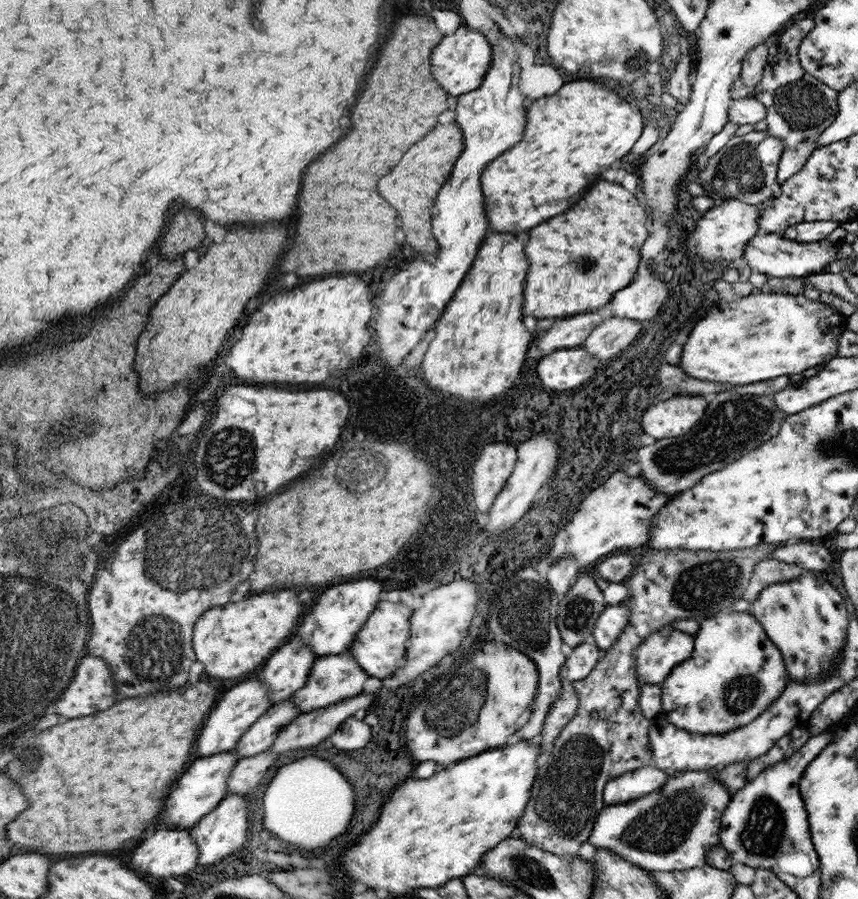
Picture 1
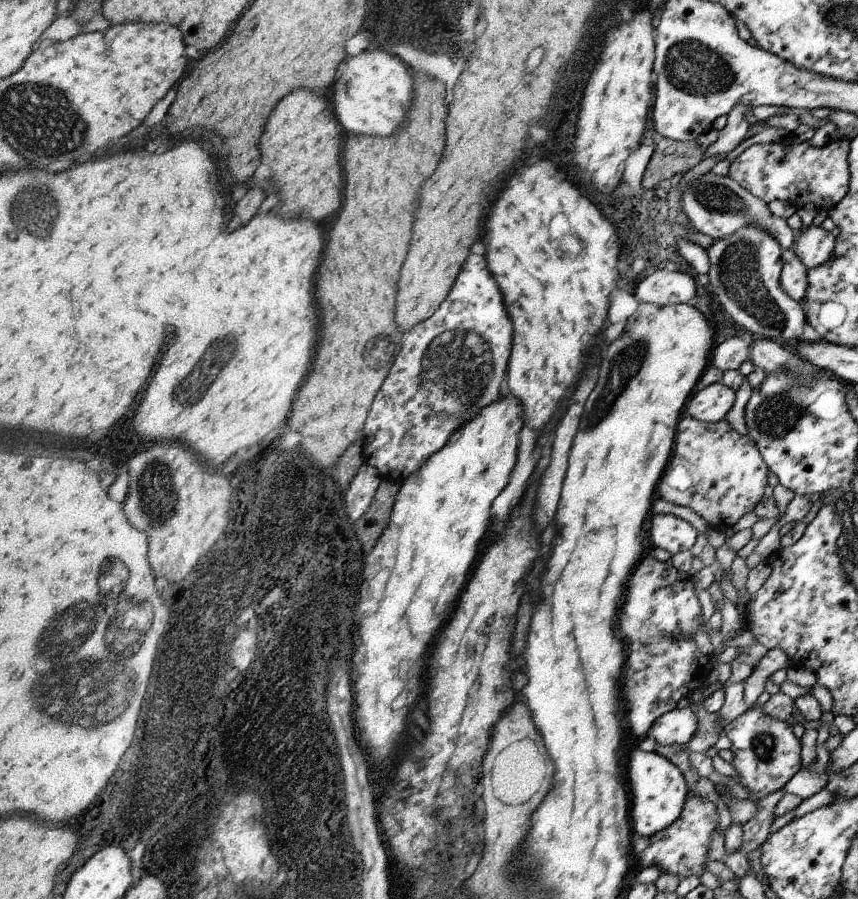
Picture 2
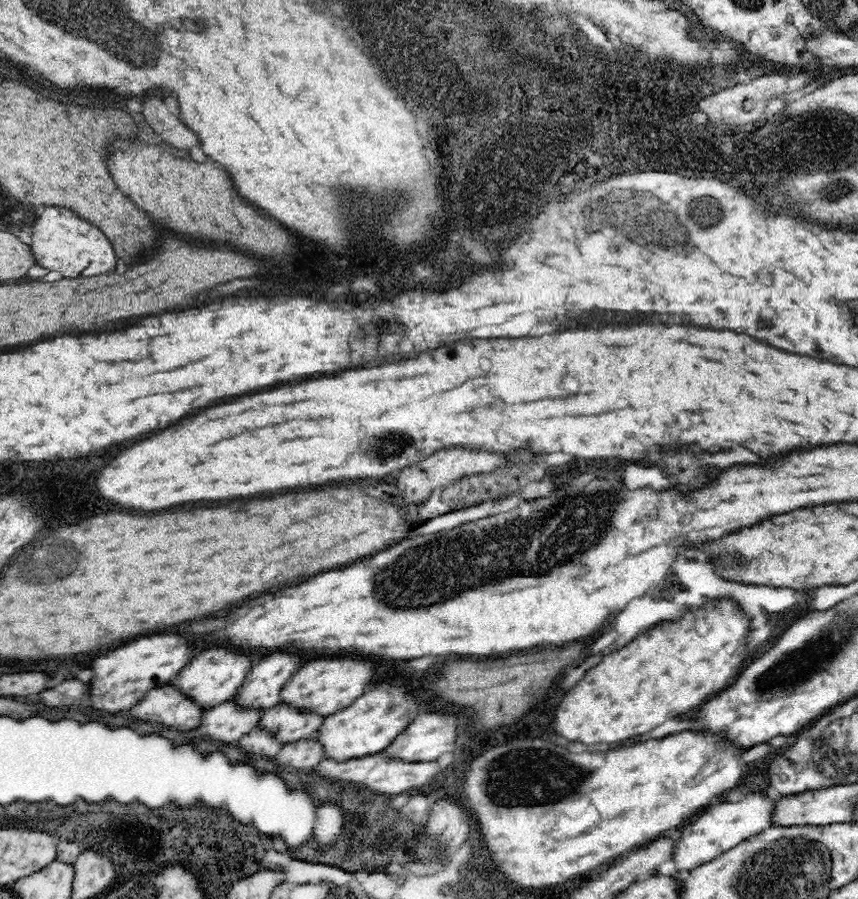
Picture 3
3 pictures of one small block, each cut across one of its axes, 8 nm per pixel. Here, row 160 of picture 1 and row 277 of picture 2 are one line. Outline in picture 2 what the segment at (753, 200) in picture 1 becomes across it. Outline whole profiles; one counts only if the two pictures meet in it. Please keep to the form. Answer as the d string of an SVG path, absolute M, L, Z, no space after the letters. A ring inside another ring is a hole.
M749 224L745 228L735 230L731 236L723 240L713 240L713 244L705 250L709 256L709 292L717 296L723 310L749 330L755 338L777 340L777 342L793 342L801 340L805 320L805 308L801 302L783 294L779 286L779 276L783 268L781 246L775 242L767 230Z

